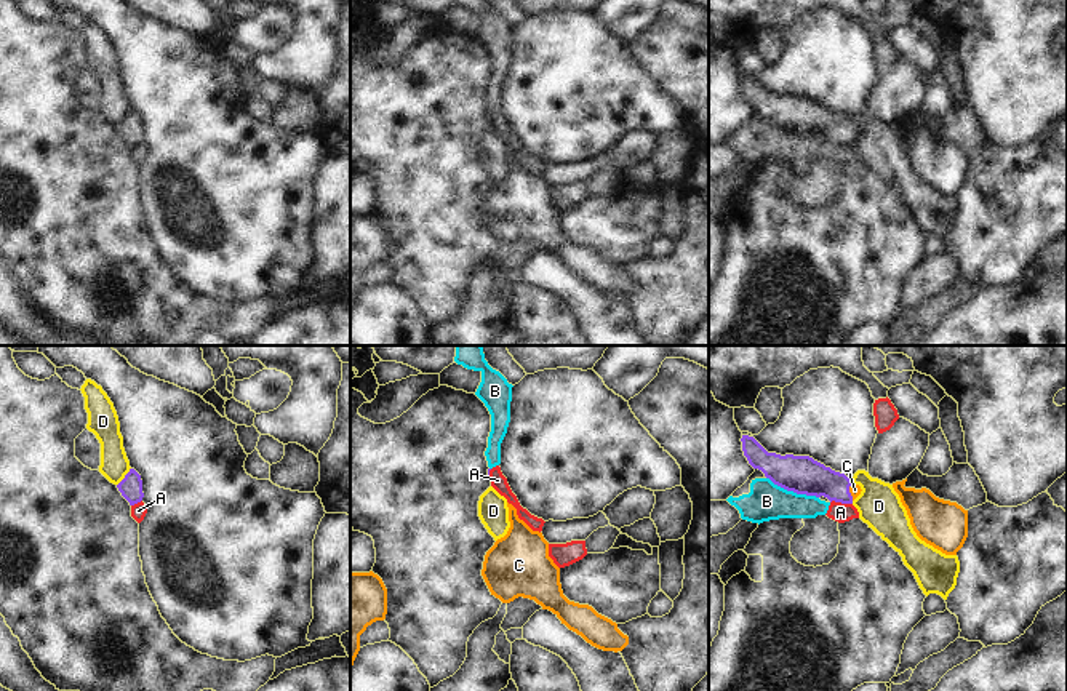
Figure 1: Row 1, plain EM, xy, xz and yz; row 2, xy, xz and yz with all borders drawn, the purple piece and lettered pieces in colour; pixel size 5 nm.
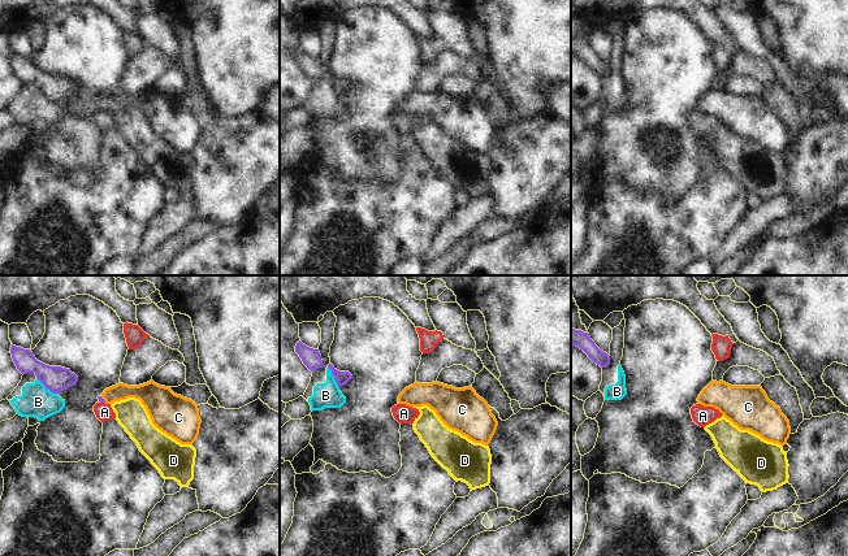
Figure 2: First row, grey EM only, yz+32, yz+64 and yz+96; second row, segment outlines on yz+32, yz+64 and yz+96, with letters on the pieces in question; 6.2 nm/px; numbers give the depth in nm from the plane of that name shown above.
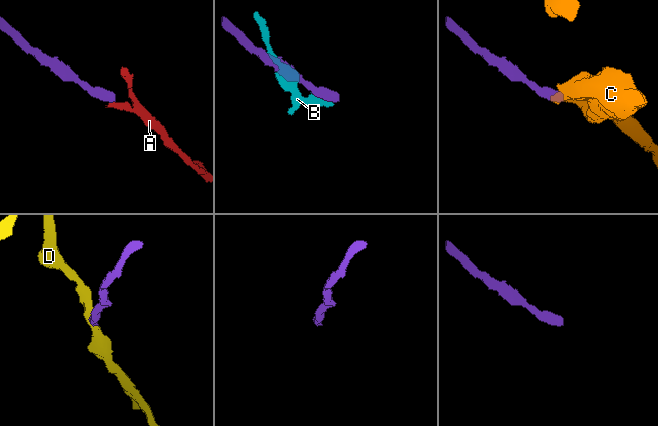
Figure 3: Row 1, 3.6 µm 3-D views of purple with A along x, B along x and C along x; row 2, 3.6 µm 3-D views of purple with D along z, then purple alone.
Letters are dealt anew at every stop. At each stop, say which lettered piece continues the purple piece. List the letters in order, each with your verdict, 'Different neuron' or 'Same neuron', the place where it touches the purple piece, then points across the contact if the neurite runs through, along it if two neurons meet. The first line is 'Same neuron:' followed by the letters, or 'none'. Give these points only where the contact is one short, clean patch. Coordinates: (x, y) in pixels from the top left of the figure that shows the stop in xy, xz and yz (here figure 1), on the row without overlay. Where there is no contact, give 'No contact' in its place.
Same neuron: C
A: Different neuron. Touches purple at yz (842, 144). Boundary: yz (831, 143), (851, 146)
B: Different neuron. Touches purple at yz (792, 131). Boundary: yz (767, 119), (787, 131), (818, 139)
C: Same neuron. Touches purple at yz (848, 133). Path across: yz (802, 115), (848, 133), (855, 131)
D: Different neuron. Touches purple at xy (125, 119). Boundary: xy (130, 109), (117, 127).

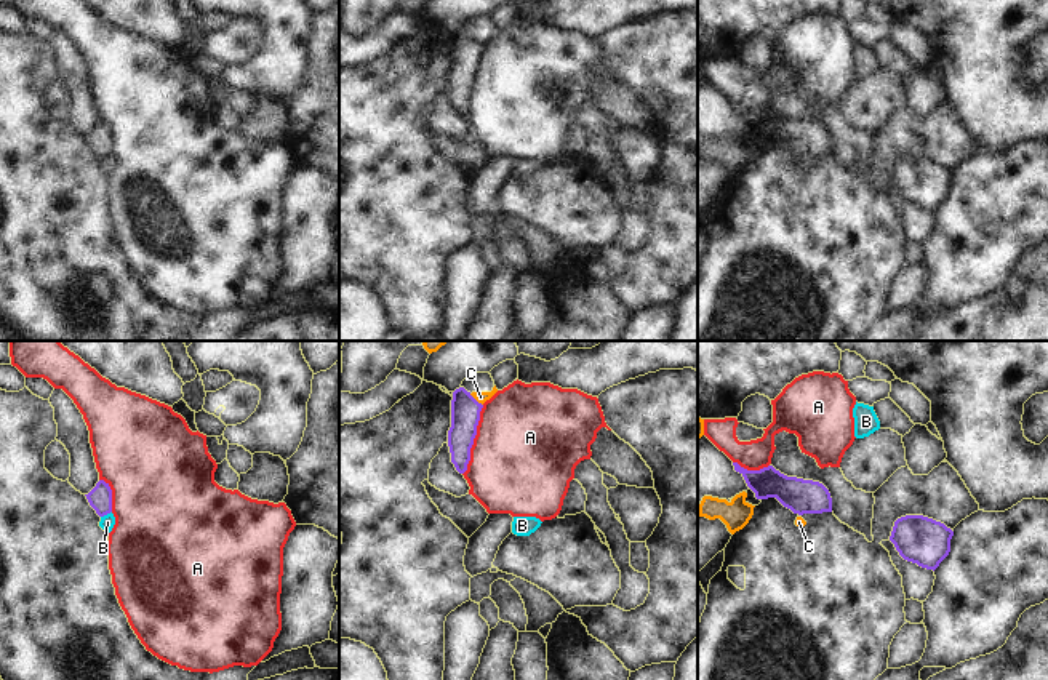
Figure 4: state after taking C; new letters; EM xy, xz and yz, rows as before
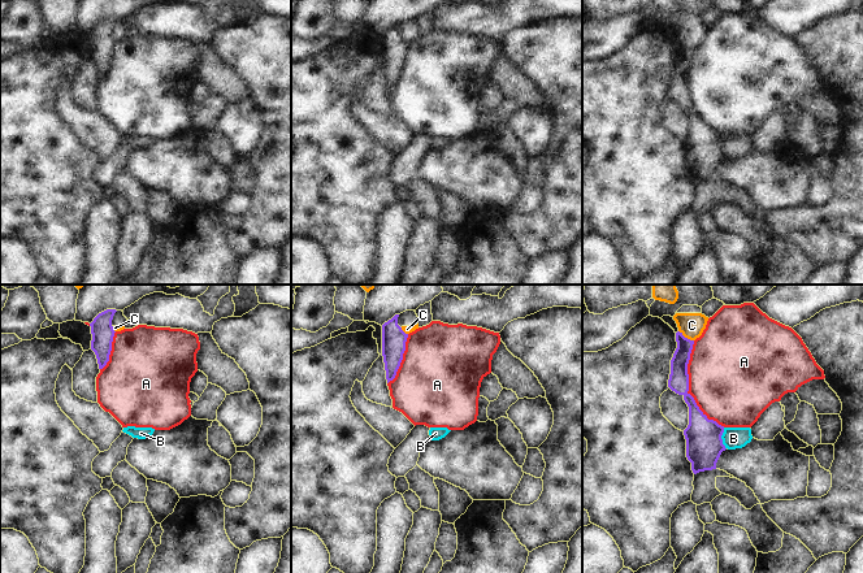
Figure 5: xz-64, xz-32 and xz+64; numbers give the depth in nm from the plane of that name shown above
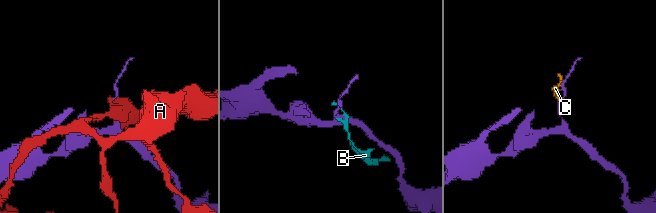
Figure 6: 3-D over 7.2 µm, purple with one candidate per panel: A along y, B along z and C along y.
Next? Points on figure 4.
Same neuron: none
A: Different neuron. Touches purple at xz (472, 82)
B: Different neuron. Touches purple at xy (106, 156)
C: Different neuron. Touches purple at xz (474, 40). Boundary: xz (469, 36), (482, 47).

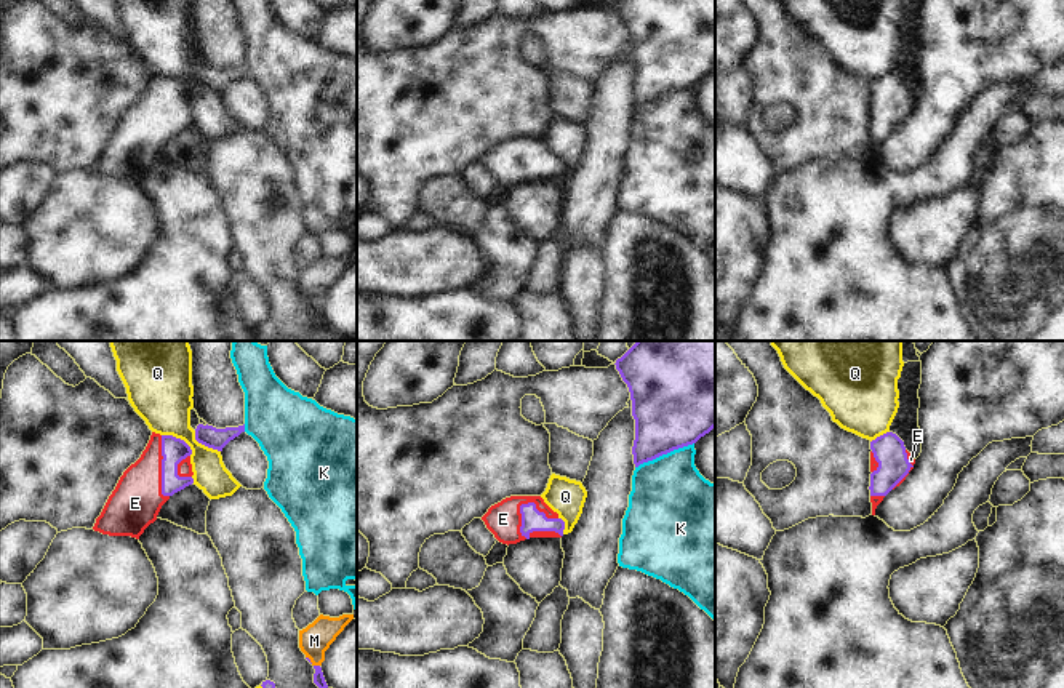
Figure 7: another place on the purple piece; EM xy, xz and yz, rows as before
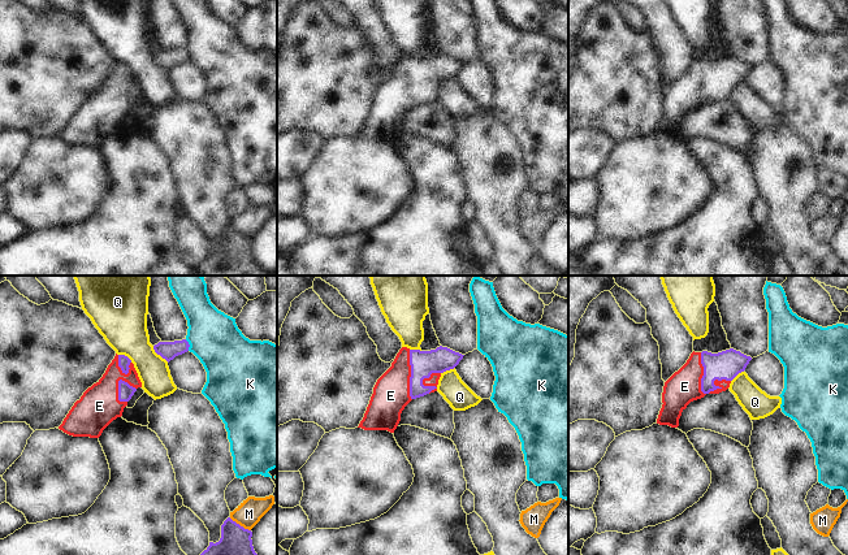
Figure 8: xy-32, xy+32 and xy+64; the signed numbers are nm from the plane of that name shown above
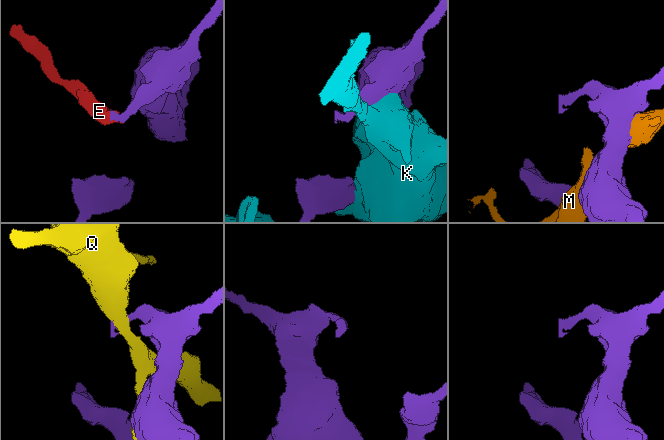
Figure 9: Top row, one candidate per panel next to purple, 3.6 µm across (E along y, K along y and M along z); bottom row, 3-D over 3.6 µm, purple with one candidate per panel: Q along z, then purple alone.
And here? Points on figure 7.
Same neuron: E
E: Same neuron. Touches purple at xz (528, 178). Path across: xz (532, 160), (528, 164), (528, 178), (503, 160)
K: Different neuron. Touches purple at xz (664, 95)
M: Different neuron. Touches purple at xy (311, 304)
Q: Different neuron. Touches purple at xy (180, 80).

